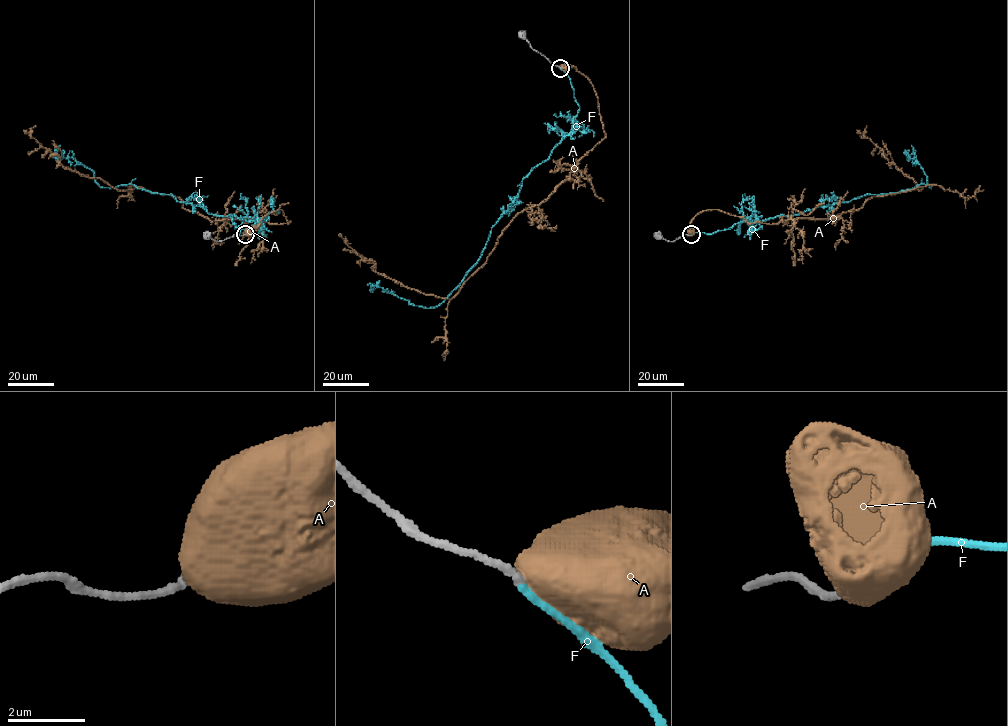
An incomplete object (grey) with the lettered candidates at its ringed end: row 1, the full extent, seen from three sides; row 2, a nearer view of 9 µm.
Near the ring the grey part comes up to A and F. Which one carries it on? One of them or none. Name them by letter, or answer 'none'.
F

